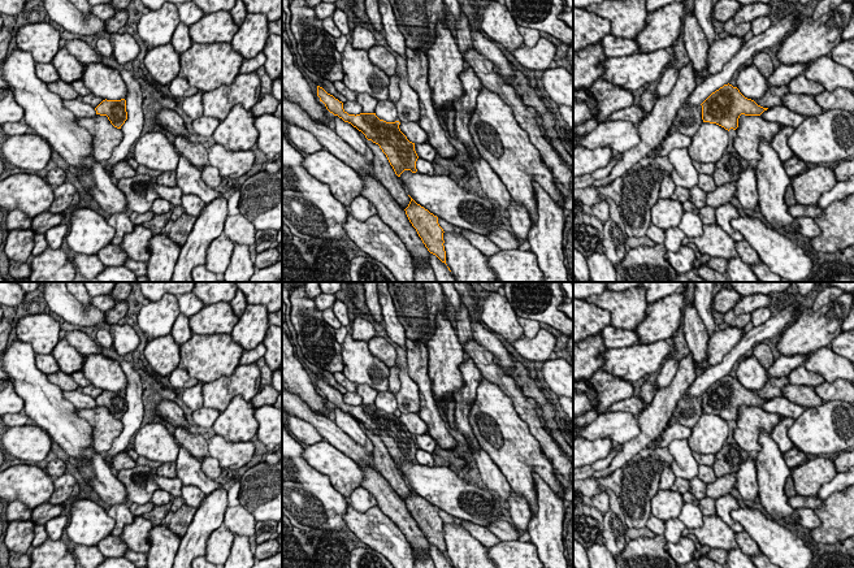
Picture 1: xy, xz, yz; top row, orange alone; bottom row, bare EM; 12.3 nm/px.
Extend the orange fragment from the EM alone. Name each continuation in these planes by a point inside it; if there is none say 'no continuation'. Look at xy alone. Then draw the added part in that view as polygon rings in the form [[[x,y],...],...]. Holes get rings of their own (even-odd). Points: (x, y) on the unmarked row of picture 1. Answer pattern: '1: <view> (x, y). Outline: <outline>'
no continuation

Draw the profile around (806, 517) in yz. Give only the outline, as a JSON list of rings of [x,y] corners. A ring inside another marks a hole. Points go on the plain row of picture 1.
[[[798,508],[796,511],[796,521],[802,528],[814,529],[819,526],[822,523],[811,508]]]

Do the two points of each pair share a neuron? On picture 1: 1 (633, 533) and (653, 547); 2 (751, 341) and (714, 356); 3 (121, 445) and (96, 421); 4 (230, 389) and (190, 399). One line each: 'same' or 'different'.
1: same
2: different
3: different
4: same

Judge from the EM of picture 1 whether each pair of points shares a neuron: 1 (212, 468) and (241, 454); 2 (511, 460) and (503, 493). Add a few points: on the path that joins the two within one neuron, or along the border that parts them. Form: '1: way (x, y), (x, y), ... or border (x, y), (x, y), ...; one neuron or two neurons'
1: way (217, 460), (233, 455); one neuron
2: way (503, 468), (503, 485); one neuron

